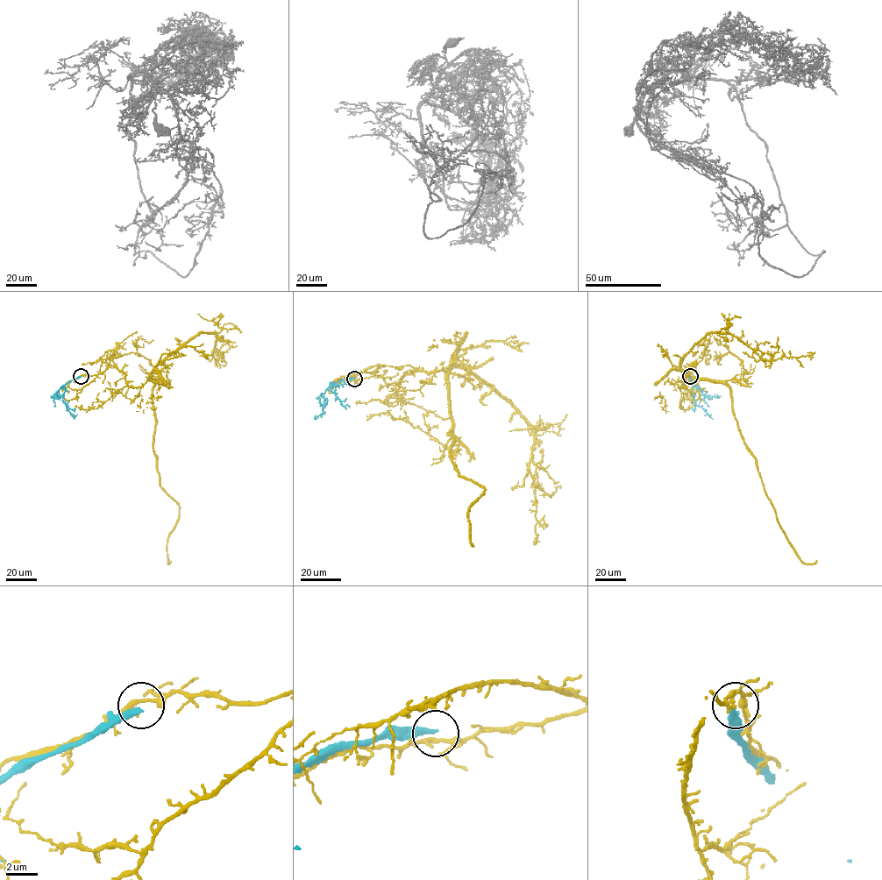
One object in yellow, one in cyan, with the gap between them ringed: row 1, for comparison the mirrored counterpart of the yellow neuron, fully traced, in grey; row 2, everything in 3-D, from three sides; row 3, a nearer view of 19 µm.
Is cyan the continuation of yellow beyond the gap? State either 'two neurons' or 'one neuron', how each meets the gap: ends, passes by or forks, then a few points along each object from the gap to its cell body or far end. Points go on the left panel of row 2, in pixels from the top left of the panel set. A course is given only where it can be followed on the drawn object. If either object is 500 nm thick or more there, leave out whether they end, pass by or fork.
two neurons | yellow forks | cyan ends | yellow via (81, 375), (111, 365), (129, 386), (154, 381), (156, 469), (179, 505), (171, 561) | cyan via (81, 376), (64, 386), (62, 396), (70, 414), (73, 416), (77, 415)

